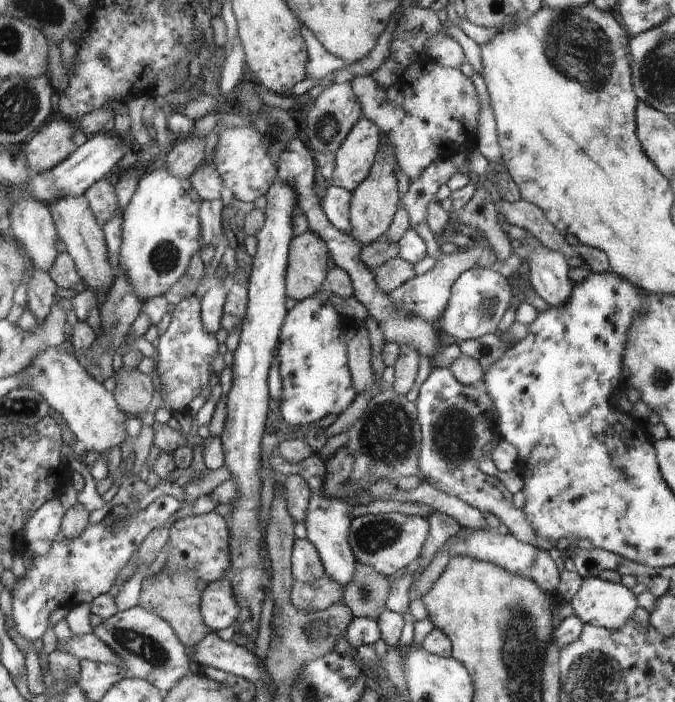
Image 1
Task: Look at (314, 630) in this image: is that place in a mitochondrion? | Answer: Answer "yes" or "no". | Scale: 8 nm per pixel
yes

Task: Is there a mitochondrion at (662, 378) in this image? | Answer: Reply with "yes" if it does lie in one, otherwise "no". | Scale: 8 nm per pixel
yes

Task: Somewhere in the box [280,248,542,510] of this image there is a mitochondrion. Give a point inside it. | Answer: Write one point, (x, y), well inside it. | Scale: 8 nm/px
(388, 437)

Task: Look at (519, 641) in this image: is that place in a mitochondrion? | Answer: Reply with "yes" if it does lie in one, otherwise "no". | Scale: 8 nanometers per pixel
yes

